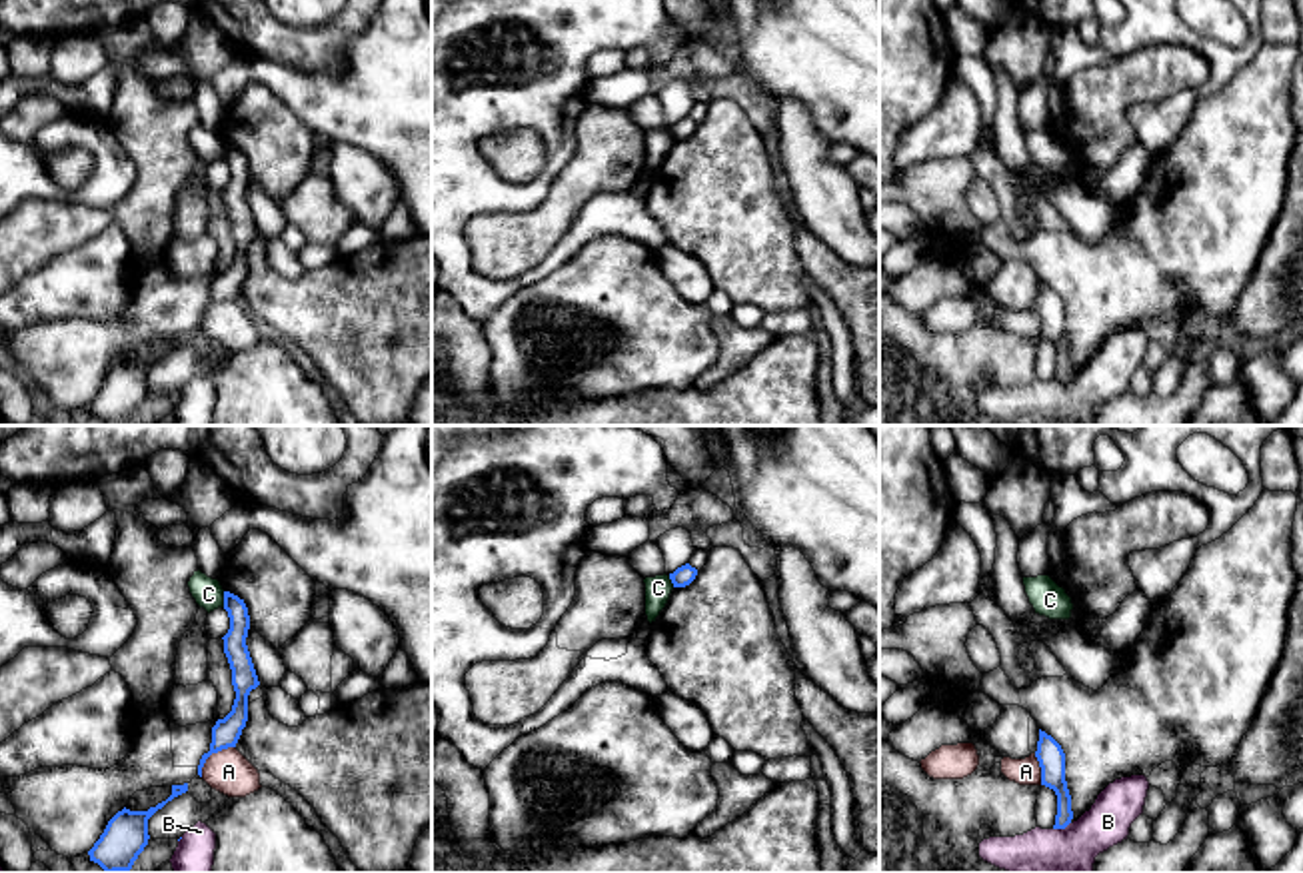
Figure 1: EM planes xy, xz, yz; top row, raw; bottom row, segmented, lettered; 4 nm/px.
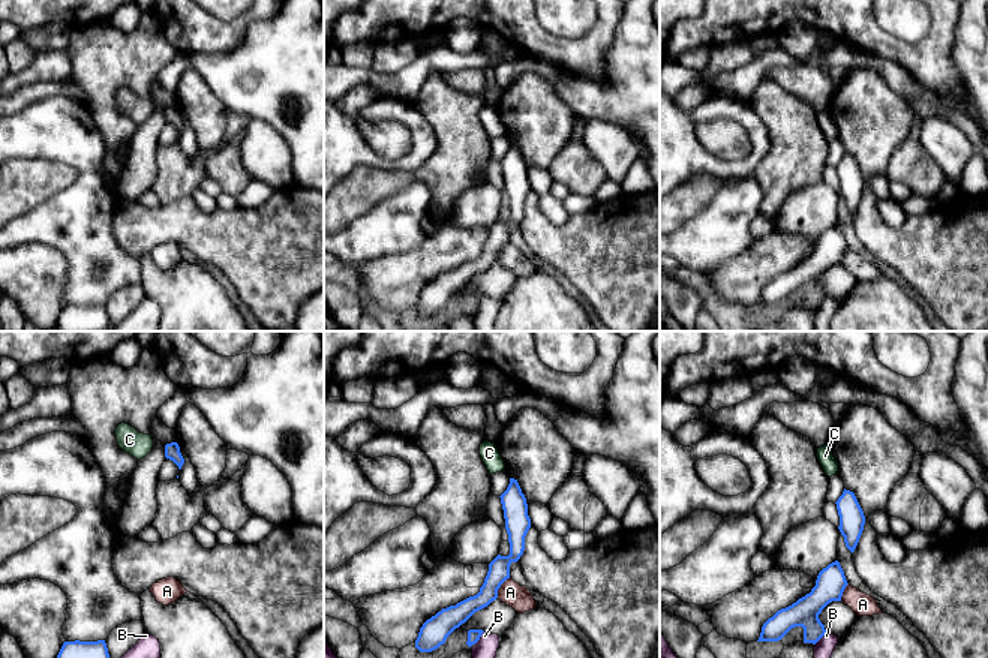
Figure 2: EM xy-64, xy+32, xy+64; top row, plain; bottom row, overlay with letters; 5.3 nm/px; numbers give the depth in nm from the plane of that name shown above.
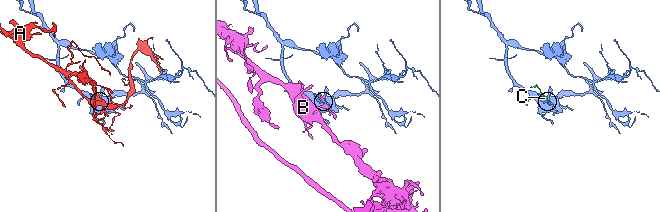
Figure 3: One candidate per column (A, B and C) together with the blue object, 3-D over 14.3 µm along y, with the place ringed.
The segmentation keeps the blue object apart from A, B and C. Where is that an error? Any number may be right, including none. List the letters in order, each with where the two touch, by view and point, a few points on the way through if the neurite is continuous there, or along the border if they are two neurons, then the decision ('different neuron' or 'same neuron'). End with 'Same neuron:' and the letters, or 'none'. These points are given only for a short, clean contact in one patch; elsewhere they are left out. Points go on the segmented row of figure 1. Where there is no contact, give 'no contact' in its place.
A: xy (212, 752) | along xy (234, 746), (214, 752), (200, 776) | different neuron
B: yz (1062, 828) | along yz (1070, 822), (1054, 830) | different neuron
C: xy (224, 600) | along xy (222, 592), (224, 606) | different neuron
Same neuron: none

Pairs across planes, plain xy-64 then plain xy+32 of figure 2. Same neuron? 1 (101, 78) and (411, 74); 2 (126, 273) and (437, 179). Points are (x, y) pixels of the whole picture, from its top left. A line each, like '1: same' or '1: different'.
1: different
2: different

